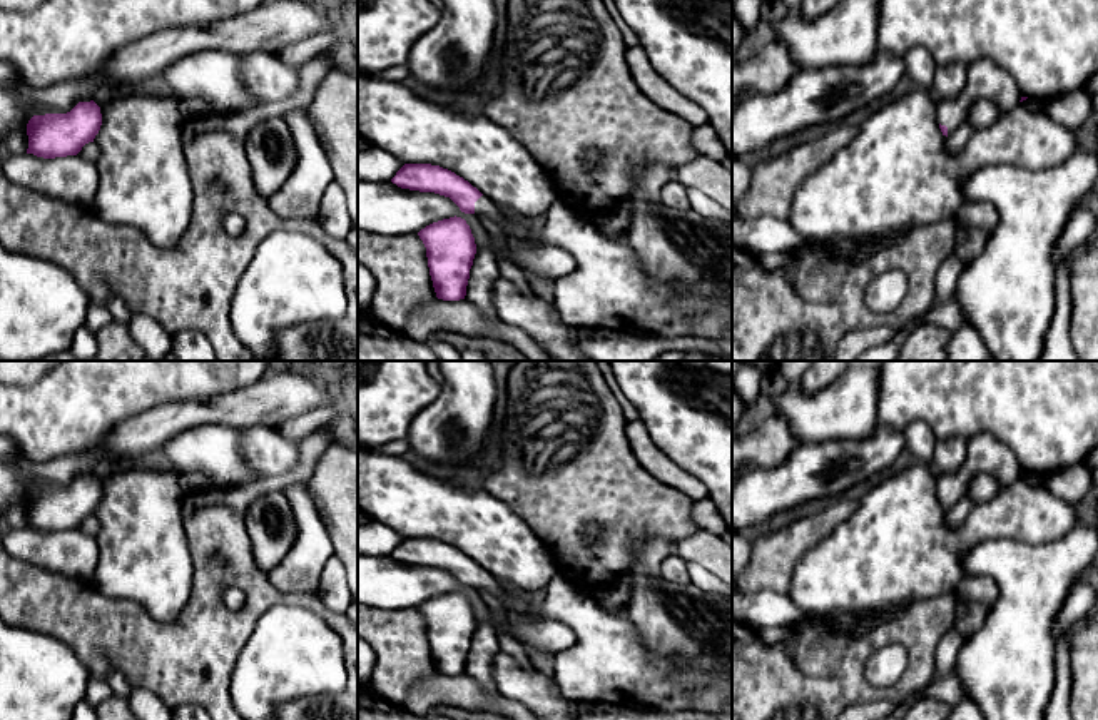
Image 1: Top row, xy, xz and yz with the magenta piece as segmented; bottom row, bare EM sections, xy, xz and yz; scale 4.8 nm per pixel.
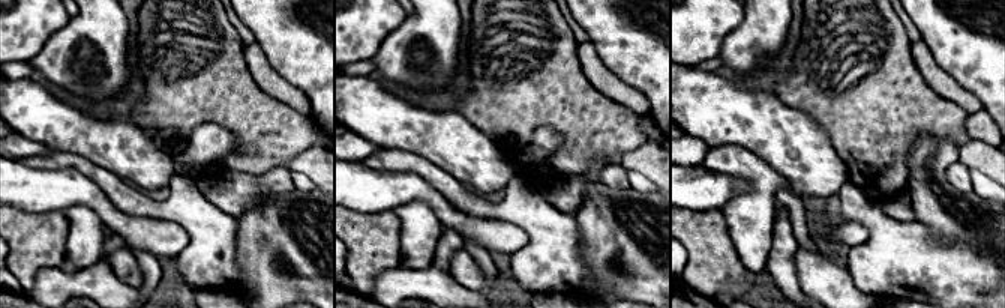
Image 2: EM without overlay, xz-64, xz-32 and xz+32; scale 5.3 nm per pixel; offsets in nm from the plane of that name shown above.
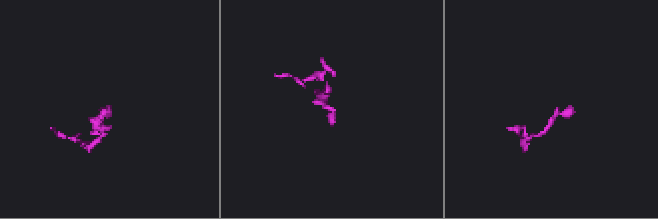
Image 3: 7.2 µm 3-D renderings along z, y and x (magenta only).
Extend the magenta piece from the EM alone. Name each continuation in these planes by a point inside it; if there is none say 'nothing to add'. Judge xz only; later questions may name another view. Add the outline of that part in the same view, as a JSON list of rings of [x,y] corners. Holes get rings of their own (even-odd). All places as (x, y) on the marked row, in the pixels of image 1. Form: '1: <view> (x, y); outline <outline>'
1: xz (609, 288); outline [[[485,195],[475,202],[475,215],[493,219],[508,239],[555,246],[575,257],[575,269],[562,276],[553,287],[553,304],[562,321],[573,329],[587,326],[633,336],[675,339],[699,336],[692,331],[692,322],[712,311],[709,299],[700,297],[682,282],[650,279],[637,252],[625,241],[605,237],[592,219],[577,214],[560,197],[546,210],[546,222],[541,231],[520,226],[516,219],[500,212]]]

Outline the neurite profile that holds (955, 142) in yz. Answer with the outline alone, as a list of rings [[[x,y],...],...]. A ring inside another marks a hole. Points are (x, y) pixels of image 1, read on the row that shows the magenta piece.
[[[964,122],[958,130],[946,137],[946,152],[949,155],[959,154],[969,142],[974,129]]]

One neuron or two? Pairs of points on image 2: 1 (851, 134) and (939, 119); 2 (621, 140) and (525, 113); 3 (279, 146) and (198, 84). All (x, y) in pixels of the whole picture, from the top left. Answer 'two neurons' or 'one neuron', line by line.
1: one neuron
2: one neuron
3: one neuron

